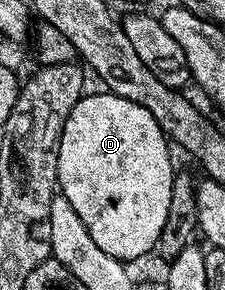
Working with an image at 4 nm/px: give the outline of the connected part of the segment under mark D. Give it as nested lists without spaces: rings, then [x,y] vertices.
[[[89,92],[80,98],[75,108],[71,108],[67,124],[63,124],[57,161],[57,185],[63,197],[71,200],[71,208],[79,212],[79,220],[83,220],[87,232],[91,232],[91,240],[95,240],[95,244],[99,244],[107,256],[129,264],[132,258],[141,258],[148,250],[150,253],[156,247],[159,232],[163,232],[175,173],[173,158],[169,155],[171,142],[145,106],[123,100],[123,96],[100,93]]]

